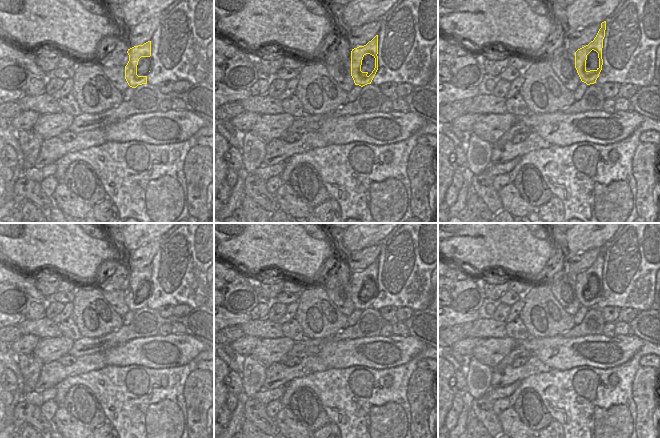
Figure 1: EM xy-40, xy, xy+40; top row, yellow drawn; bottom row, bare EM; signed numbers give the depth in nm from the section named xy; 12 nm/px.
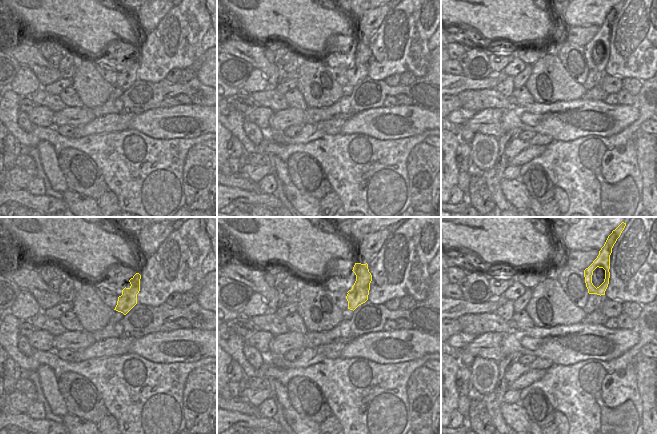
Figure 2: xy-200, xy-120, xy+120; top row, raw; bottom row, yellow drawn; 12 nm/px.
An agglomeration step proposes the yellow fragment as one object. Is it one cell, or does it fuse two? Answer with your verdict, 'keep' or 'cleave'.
keep

